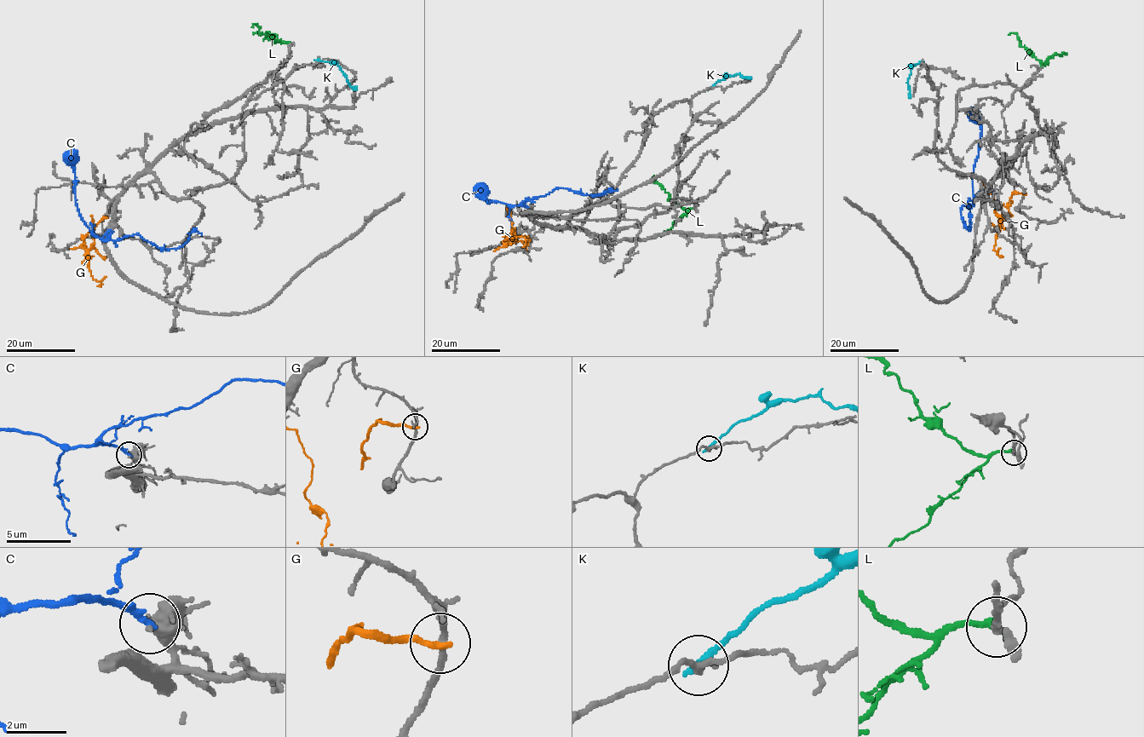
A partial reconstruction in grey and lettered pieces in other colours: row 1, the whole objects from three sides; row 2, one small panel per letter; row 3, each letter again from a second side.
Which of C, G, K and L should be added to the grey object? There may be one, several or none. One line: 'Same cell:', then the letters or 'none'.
Same cell: none

